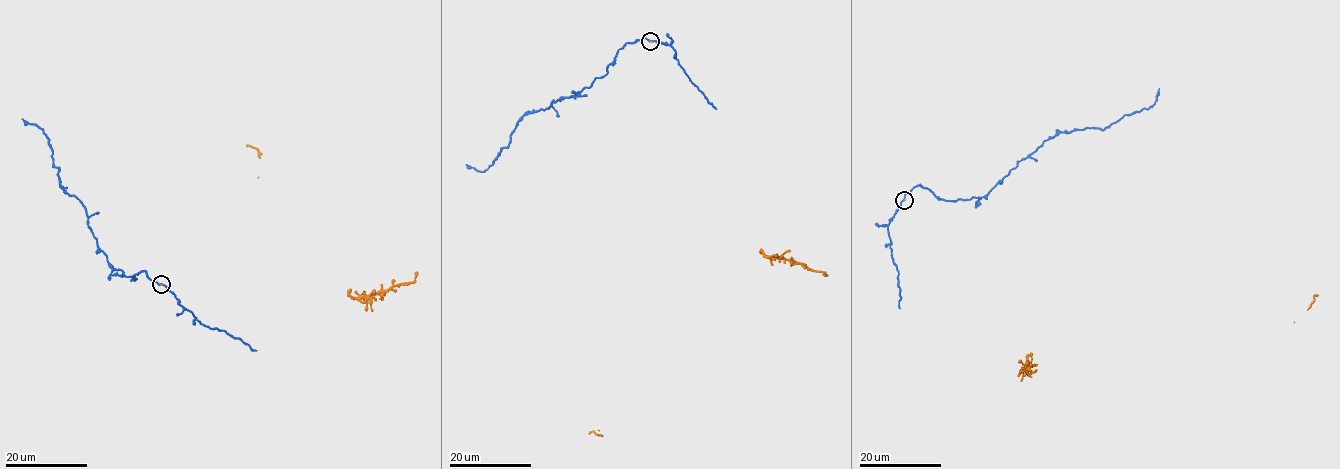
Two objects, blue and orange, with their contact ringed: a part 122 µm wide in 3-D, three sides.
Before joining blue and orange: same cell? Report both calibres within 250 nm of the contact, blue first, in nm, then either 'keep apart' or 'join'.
calibres 200 and 60 nm; join

